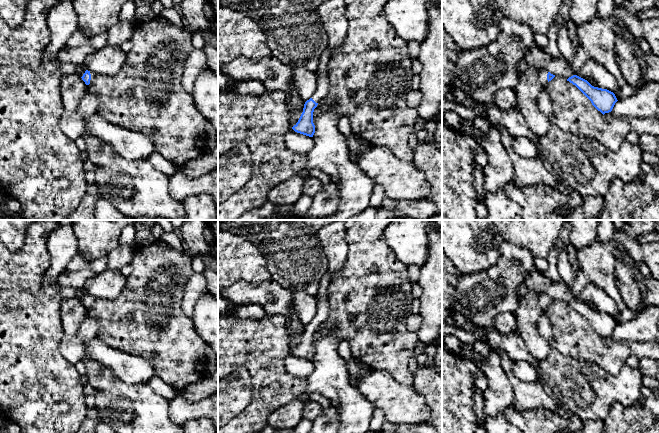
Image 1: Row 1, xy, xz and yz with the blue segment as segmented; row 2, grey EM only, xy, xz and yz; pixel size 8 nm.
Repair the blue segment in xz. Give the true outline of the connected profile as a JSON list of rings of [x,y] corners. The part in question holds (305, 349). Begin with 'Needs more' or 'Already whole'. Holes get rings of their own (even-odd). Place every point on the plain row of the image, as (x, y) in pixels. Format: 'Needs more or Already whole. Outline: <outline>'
Needs more. Outline: [[[326,271],[322,276],[319,289],[316,295],[317,312],[312,321],[304,328],[303,336],[298,346],[292,353],[300,358],[313,361],[315,357],[315,349],[313,347],[313,336],[318,327],[321,326],[329,315],[328,287],[332,280],[332,275]]]

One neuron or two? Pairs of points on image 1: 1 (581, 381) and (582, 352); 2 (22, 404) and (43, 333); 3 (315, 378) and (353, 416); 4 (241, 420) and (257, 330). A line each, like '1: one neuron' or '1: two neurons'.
1: two neurons
2: one neuron
3: one neuron
4: one neuron

